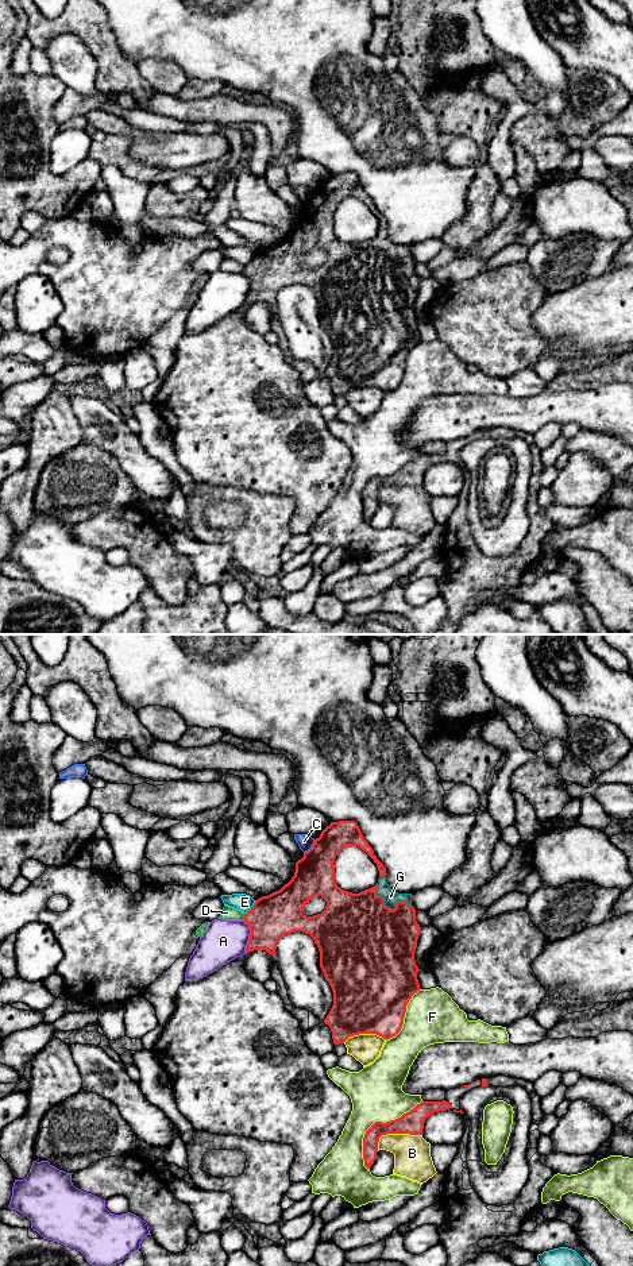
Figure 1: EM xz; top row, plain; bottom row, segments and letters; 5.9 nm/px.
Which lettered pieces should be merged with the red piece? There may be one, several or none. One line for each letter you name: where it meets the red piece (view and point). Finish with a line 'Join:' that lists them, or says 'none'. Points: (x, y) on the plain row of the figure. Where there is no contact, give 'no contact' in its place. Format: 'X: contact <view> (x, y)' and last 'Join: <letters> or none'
G: contact xz (388, 259)
Join: G

